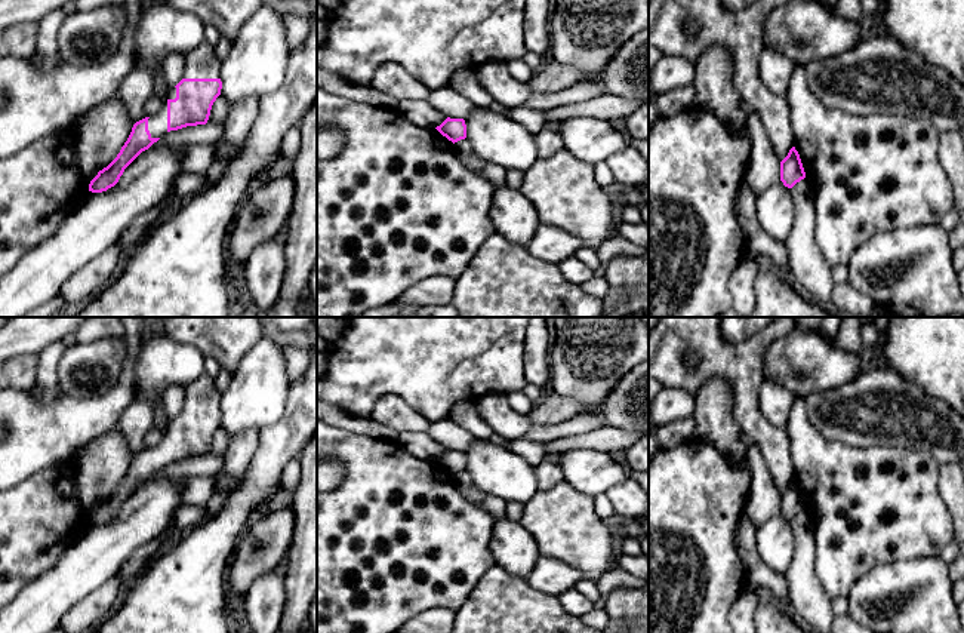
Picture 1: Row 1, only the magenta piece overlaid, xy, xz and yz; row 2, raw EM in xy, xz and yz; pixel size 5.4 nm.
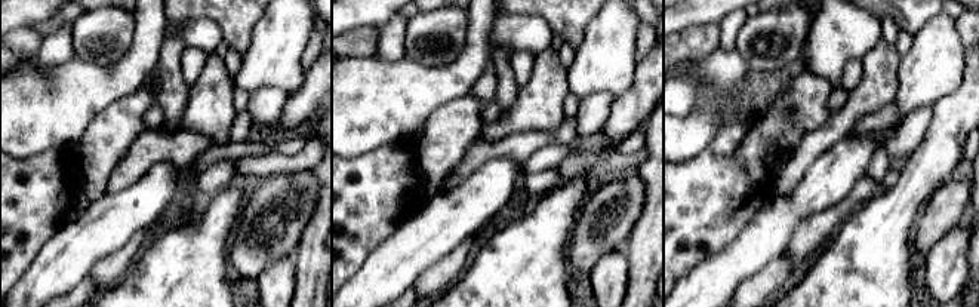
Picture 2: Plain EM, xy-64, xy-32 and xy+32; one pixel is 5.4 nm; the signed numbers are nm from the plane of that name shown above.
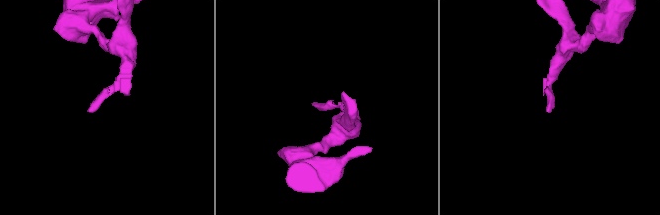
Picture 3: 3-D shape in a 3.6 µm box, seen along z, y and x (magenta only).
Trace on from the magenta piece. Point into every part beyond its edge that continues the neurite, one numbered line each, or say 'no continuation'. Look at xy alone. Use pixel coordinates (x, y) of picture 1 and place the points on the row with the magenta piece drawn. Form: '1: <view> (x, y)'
1: xy (157, 125)

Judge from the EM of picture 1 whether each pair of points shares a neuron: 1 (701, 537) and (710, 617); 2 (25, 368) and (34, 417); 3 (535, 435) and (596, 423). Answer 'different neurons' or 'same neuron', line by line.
1: same neuron
2: different neurons
3: same neuron

